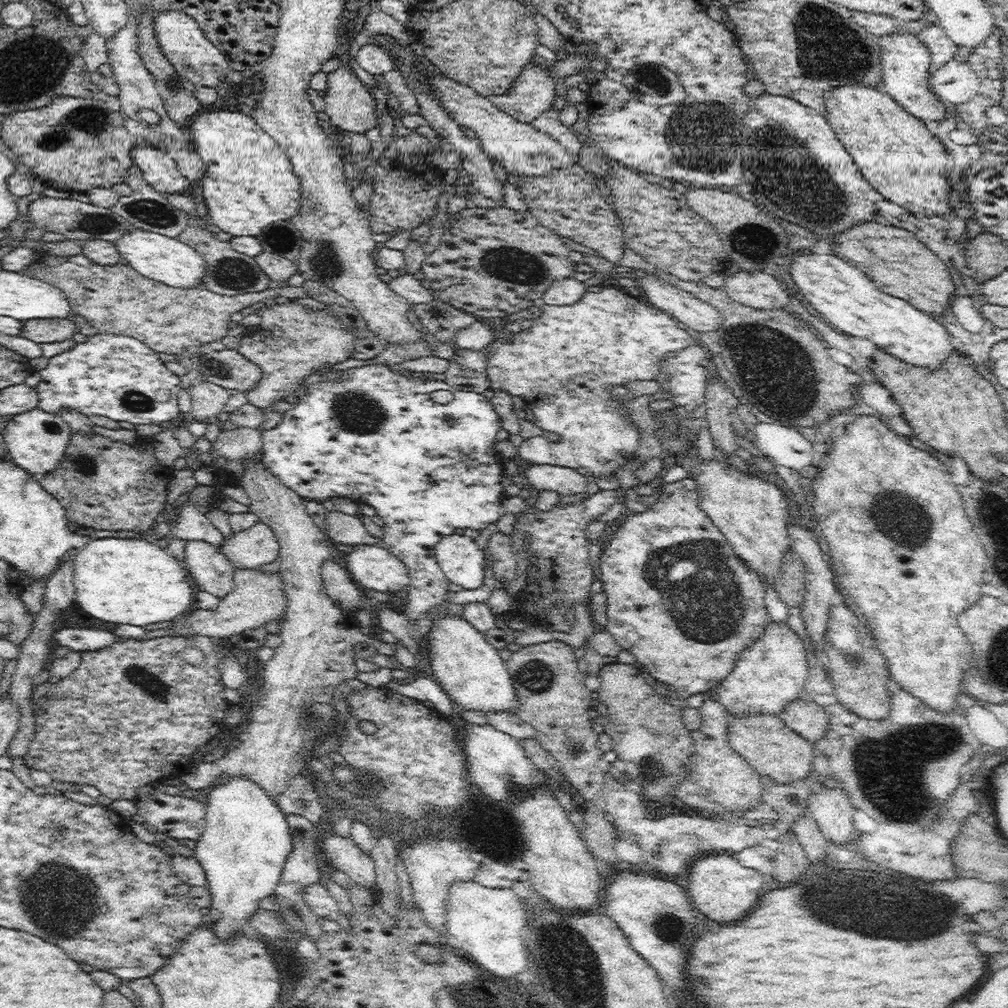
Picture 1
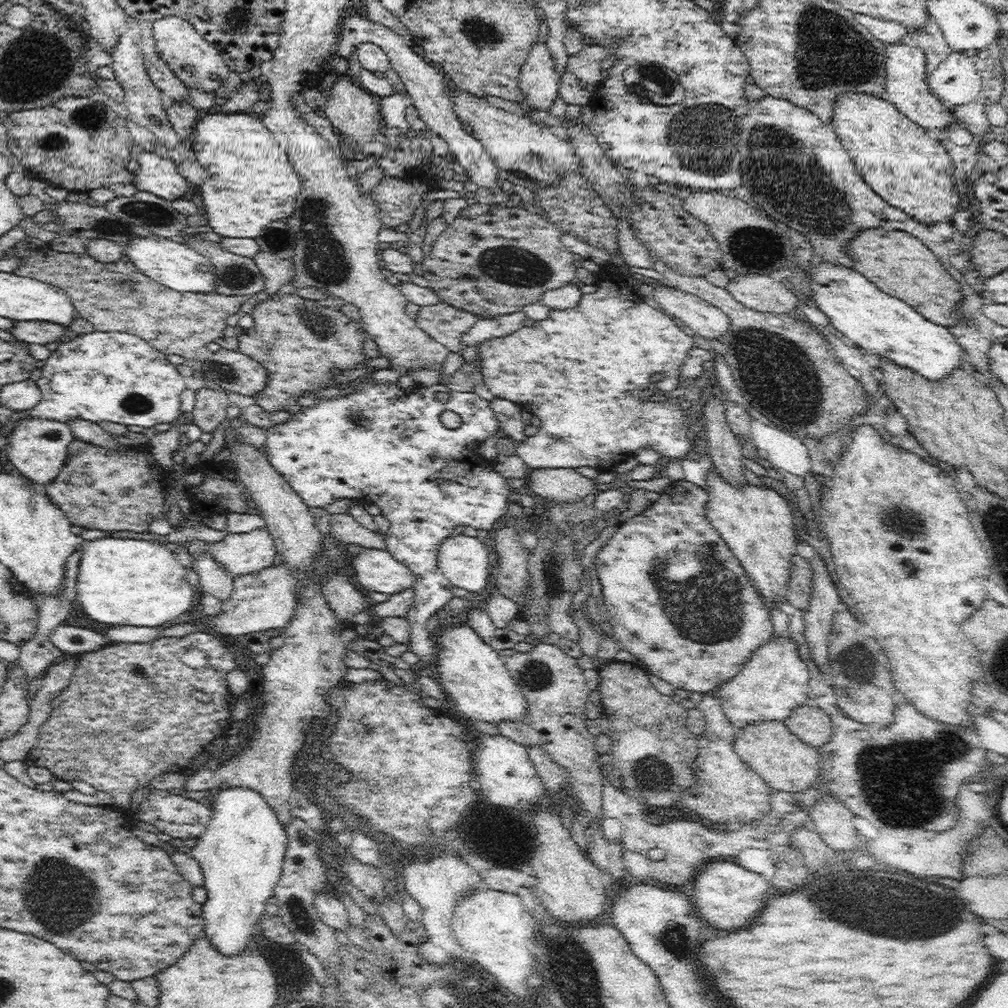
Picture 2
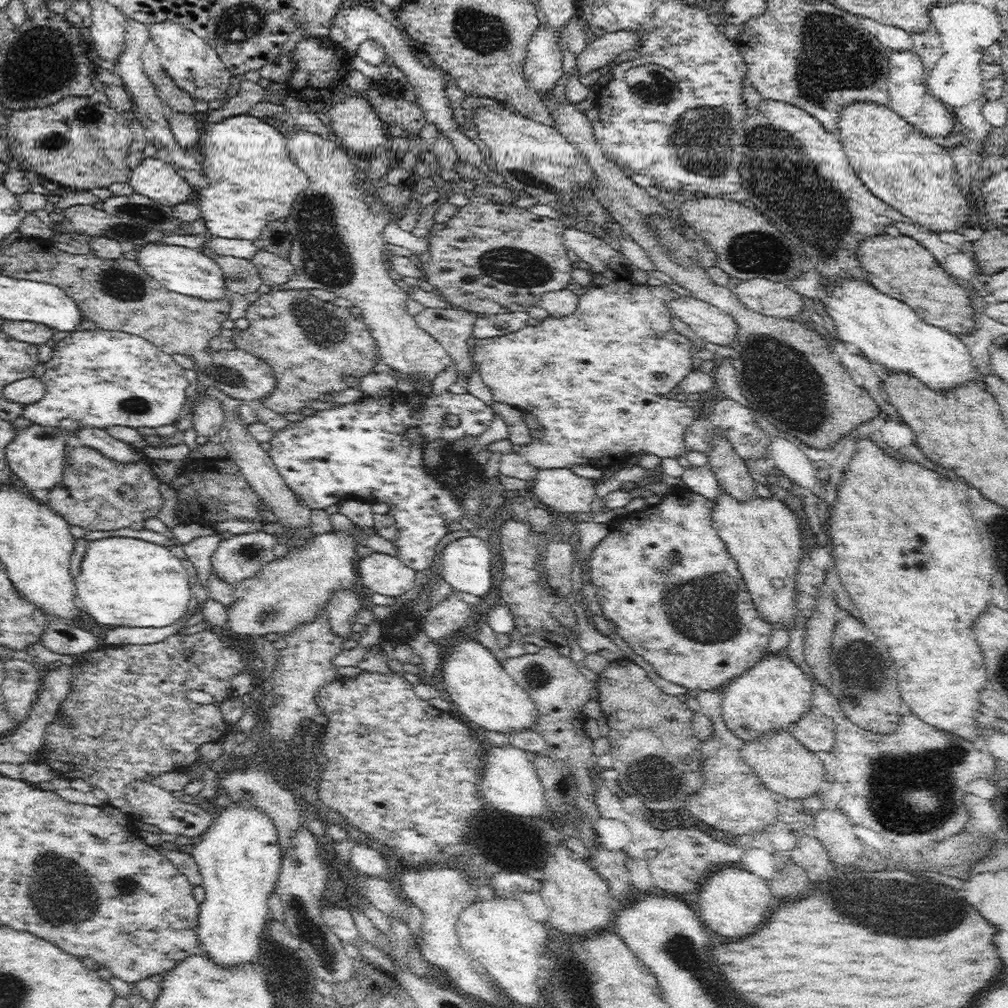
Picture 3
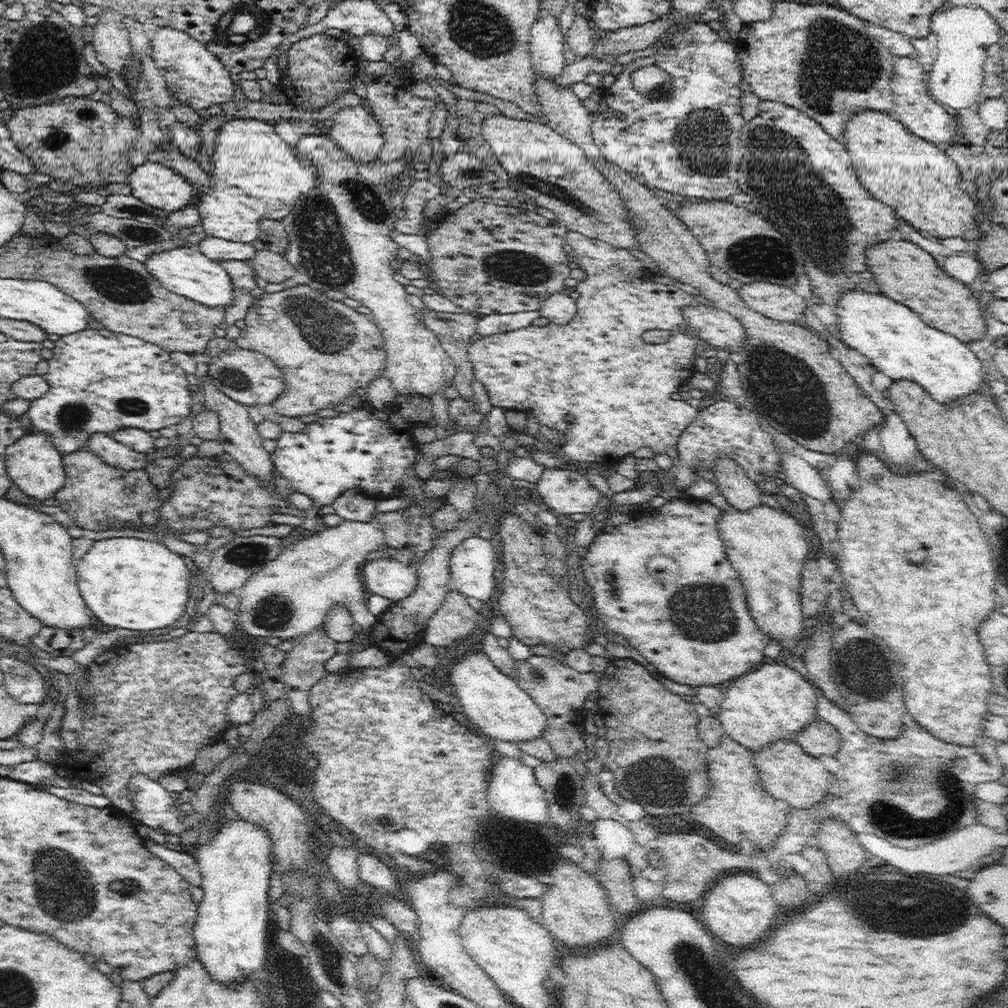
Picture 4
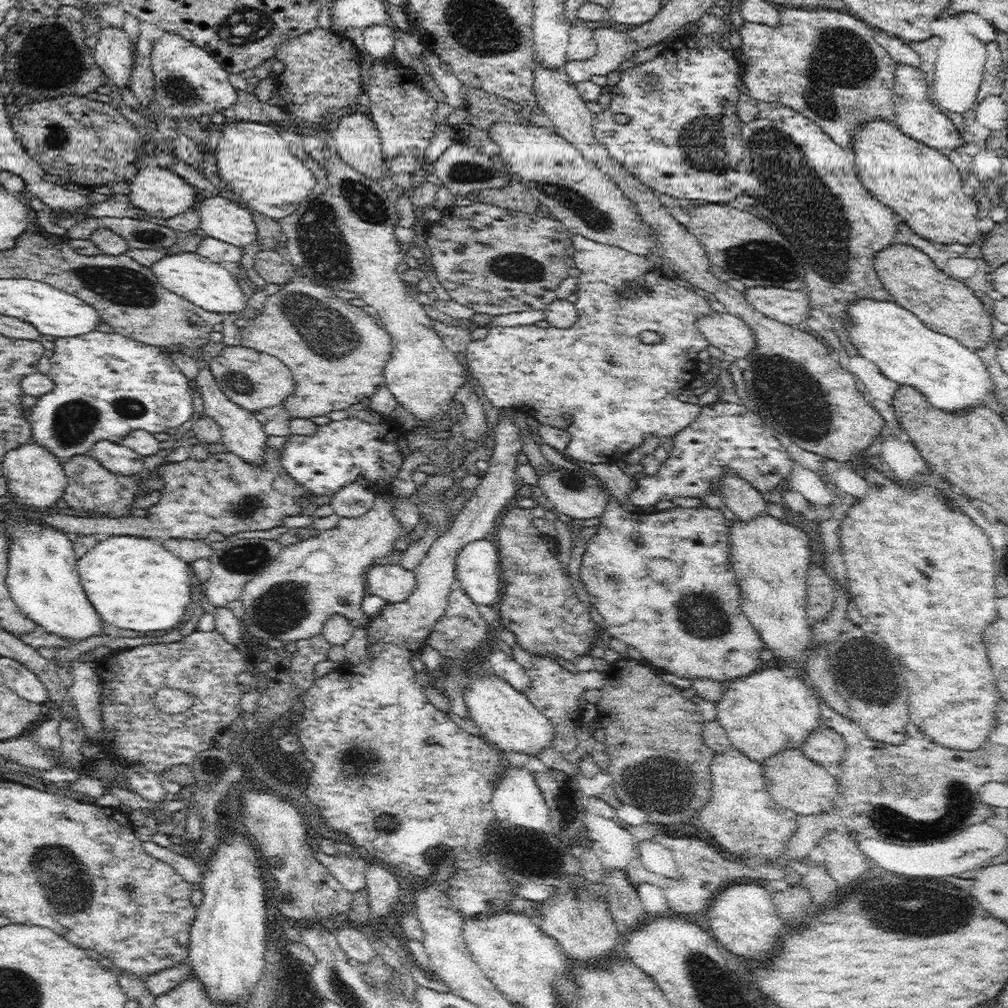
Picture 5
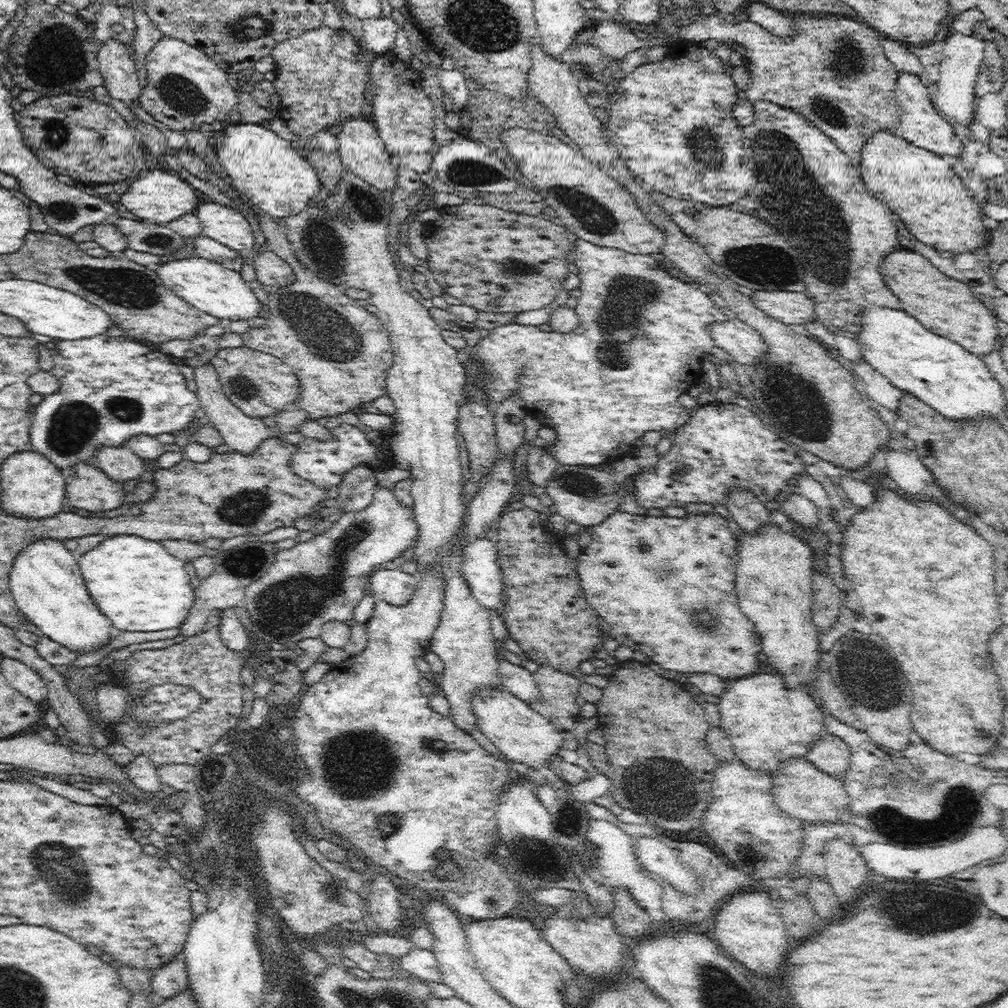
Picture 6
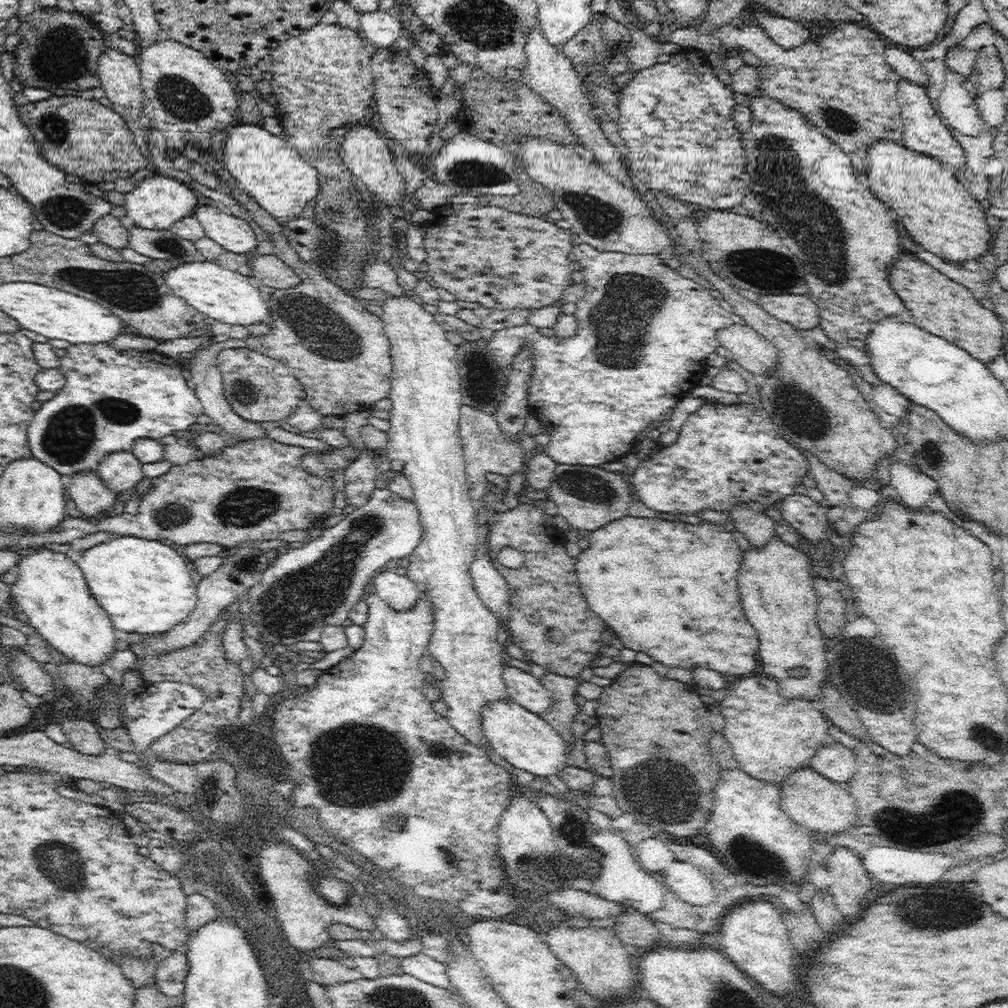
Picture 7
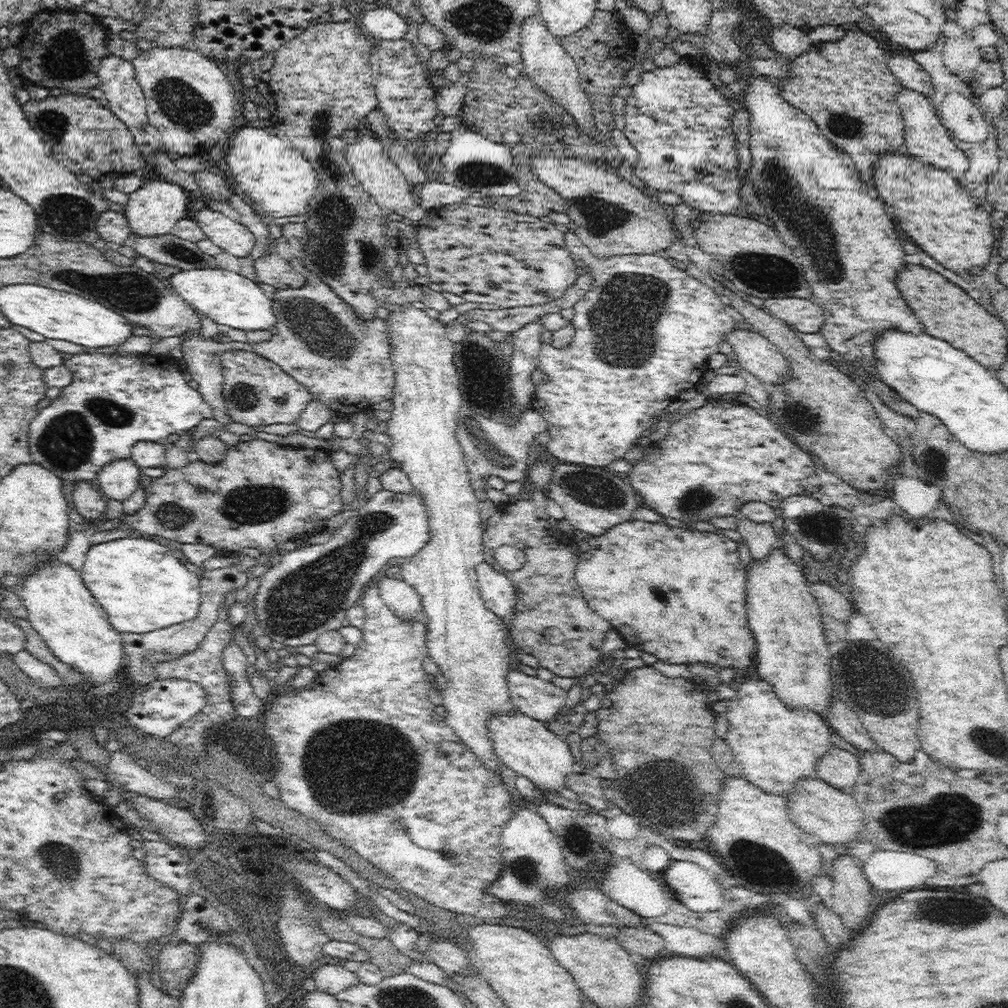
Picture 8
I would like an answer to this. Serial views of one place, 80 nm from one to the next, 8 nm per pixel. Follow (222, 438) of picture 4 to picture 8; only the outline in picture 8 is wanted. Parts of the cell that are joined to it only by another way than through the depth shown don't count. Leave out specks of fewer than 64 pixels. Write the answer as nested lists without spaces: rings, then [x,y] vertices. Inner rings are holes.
[[[188,330],[184,332],[185,338],[180,342],[180,347],[183,352],[183,359],[187,364],[187,370],[192,375],[192,378],[198,383],[198,392],[202,394],[202,398],[212,407],[213,418],[228,425],[230,415],[226,413],[226,403],[224,403],[223,391],[223,372],[221,371],[222,363],[221,356],[224,350],[230,348],[222,348],[224,344],[218,344],[211,338],[206,339],[200,335],[199,330]]]

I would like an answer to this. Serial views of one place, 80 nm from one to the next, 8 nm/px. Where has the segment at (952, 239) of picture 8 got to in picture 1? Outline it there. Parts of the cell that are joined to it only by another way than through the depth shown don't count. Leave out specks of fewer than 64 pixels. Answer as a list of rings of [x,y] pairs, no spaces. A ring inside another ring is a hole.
[[[848,84],[828,92],[826,96],[828,123],[840,138],[840,142],[846,146],[850,156],[854,158],[864,178],[884,199],[924,218],[933,215],[946,217],[952,211],[948,206],[952,189],[948,186],[948,170],[951,164],[948,162],[944,144],[937,139],[937,136],[932,136],[923,120],[911,116],[892,99],[892,96],[882,92],[884,91],[881,87],[864,86],[864,84]]]

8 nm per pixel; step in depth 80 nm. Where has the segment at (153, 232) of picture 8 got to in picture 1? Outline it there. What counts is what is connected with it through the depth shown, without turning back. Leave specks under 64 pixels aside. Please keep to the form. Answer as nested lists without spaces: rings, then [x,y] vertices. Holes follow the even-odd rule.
[[[136,145],[132,150],[132,159],[141,171],[144,181],[154,190],[164,194],[180,193],[188,188],[190,181],[177,168],[170,154],[150,146]]]

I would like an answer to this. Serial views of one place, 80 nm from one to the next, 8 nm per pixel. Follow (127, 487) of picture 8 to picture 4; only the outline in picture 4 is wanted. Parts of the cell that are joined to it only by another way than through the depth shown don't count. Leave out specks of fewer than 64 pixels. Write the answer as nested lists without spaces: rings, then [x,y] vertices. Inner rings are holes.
[[[92,433],[86,444],[86,451],[96,453],[108,465],[124,470],[144,469],[147,464],[146,453],[118,442],[112,434]]]

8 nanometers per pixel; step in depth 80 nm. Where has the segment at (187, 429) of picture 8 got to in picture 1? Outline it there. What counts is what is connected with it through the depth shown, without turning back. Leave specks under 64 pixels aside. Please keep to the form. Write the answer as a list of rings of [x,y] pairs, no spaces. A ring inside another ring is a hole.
[[[110,333],[88,336],[85,342],[52,356],[39,373],[38,407],[46,412],[59,415],[64,409],[74,409],[86,416],[125,420],[139,428],[172,422],[180,412],[177,401],[182,390],[180,376],[164,365],[158,352],[131,336]]]

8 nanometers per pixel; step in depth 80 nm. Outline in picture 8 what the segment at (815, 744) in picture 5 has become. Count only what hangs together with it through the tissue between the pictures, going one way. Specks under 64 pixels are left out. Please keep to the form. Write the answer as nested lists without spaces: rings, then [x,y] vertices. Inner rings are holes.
[[[835,745],[818,759],[815,768],[816,777],[846,792],[854,788],[859,774],[860,763],[857,756]]]

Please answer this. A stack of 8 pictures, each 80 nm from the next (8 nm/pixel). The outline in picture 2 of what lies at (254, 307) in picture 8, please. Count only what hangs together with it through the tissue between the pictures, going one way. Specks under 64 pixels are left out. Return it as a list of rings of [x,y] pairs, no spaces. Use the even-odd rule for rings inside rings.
[[[137,237],[128,243],[126,255],[136,268],[161,285],[178,292],[211,293],[215,290],[215,268],[210,259],[190,249],[187,245],[172,242],[165,237]]]

